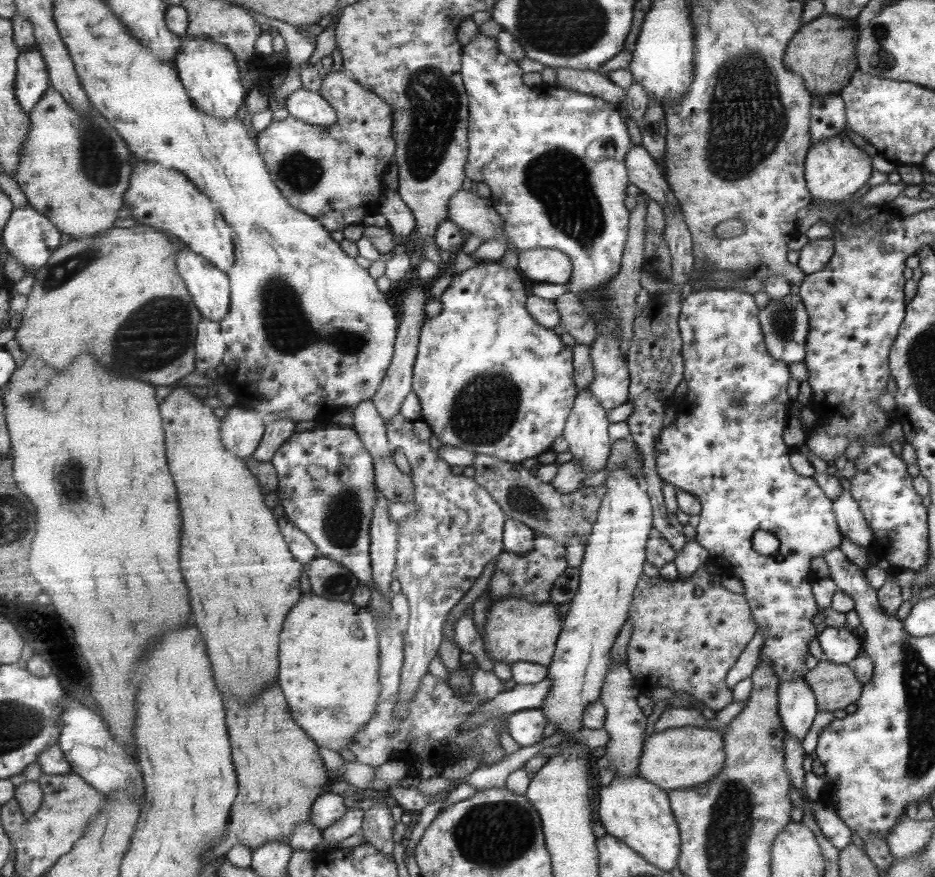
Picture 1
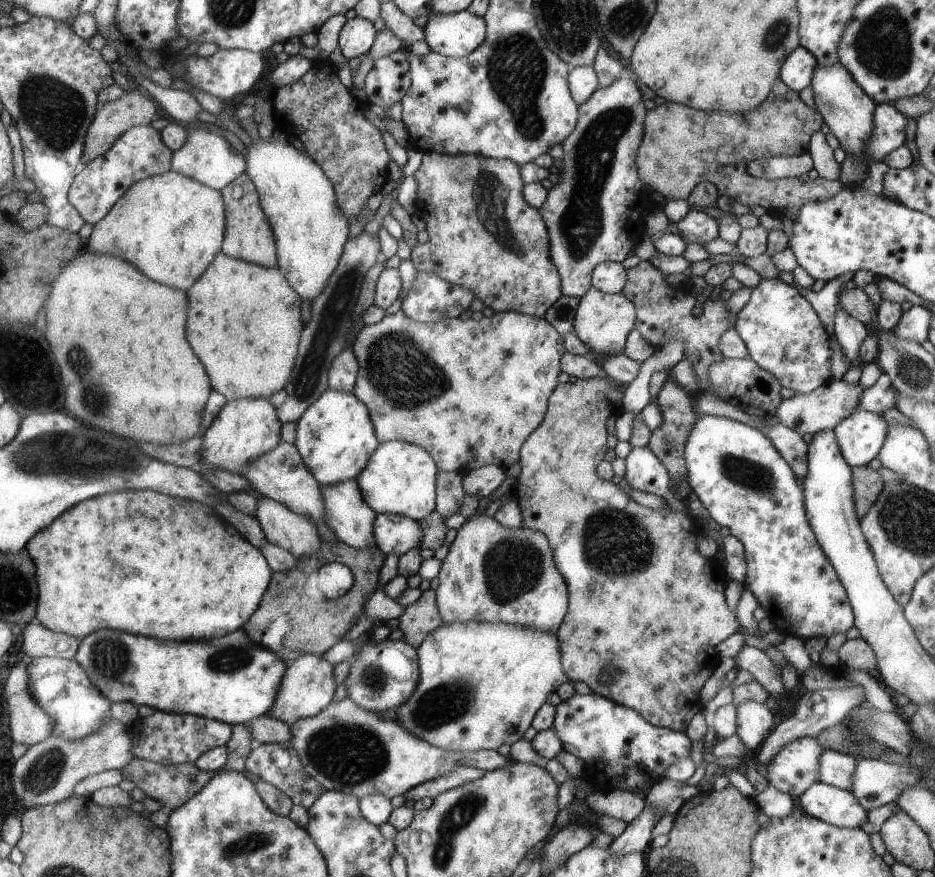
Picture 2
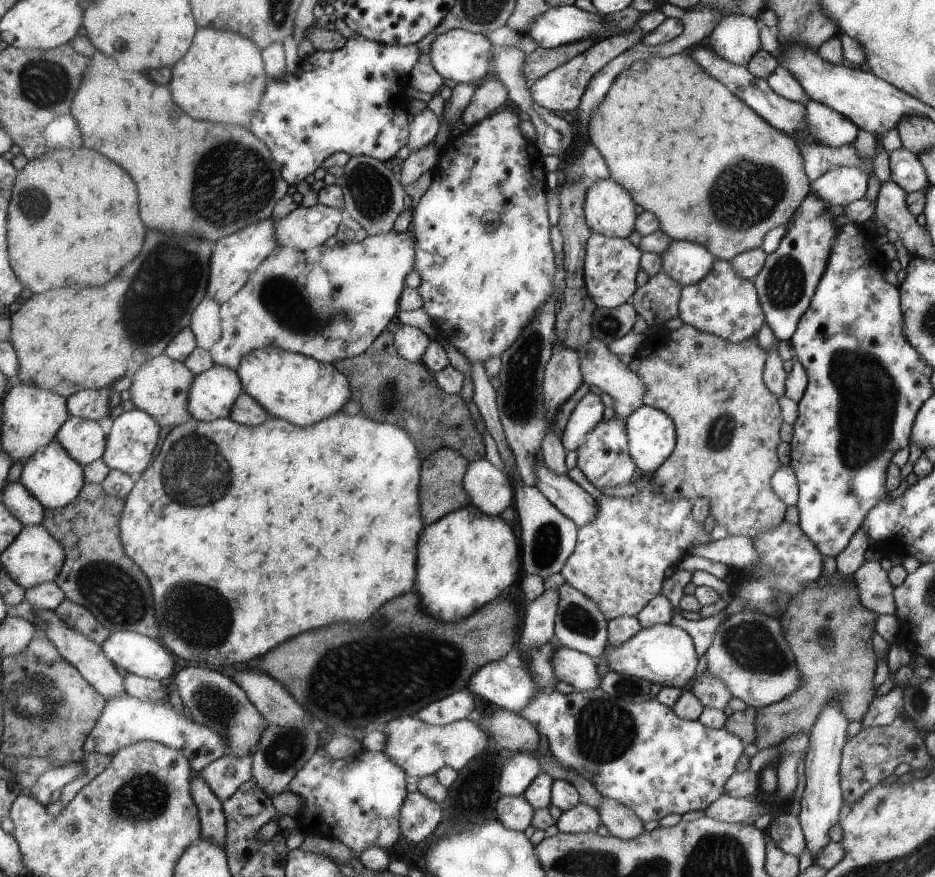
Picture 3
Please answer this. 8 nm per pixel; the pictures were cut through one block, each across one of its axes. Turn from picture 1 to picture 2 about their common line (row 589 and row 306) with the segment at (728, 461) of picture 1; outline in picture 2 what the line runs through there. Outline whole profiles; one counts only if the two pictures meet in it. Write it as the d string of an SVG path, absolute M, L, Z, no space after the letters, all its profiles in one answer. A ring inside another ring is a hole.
M761 278L751 289L747 303L739 310L734 329L743 340L748 358L753 360L759 368L767 370L771 376L779 380L782 387L793 390L796 393L807 394L815 388L829 382L829 333L823 328L817 313L811 304L803 298L799 290L789 284L783 283L779 278Z

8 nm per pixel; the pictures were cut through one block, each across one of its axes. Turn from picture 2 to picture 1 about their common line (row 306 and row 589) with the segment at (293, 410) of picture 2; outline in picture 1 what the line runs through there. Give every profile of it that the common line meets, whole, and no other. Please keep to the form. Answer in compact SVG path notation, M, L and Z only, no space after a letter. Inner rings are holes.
M322 556L313 557L303 566L303 572L309 578L311 592L327 600L349 602L353 589L358 585L354 574Z

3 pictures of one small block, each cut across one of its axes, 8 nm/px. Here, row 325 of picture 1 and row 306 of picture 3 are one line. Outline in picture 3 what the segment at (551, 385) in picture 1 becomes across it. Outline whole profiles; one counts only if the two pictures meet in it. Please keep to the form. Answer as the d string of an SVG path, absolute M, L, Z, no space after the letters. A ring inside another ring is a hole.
M509 104L496 109L493 113L482 118L477 124L468 126L456 138L447 140L439 149L437 164L432 172L431 183L423 195L419 198L417 205L411 211L410 232L414 234L417 241L417 254L415 255L415 272L419 276L417 292L421 297L421 309L432 321L438 338L435 341L453 347L468 362L485 362L485 360L500 356L503 351L511 346L522 334L526 326L538 315L539 308L550 299L555 292L555 268L553 268L553 251L549 242L549 222L545 212L545 182L543 182L543 164L541 154L533 146L531 140L523 138L523 134L517 130L517 116L507 110ZM503 174L505 174L505 188L507 182L511 182L511 190L505 192L505 214L503 214Z

